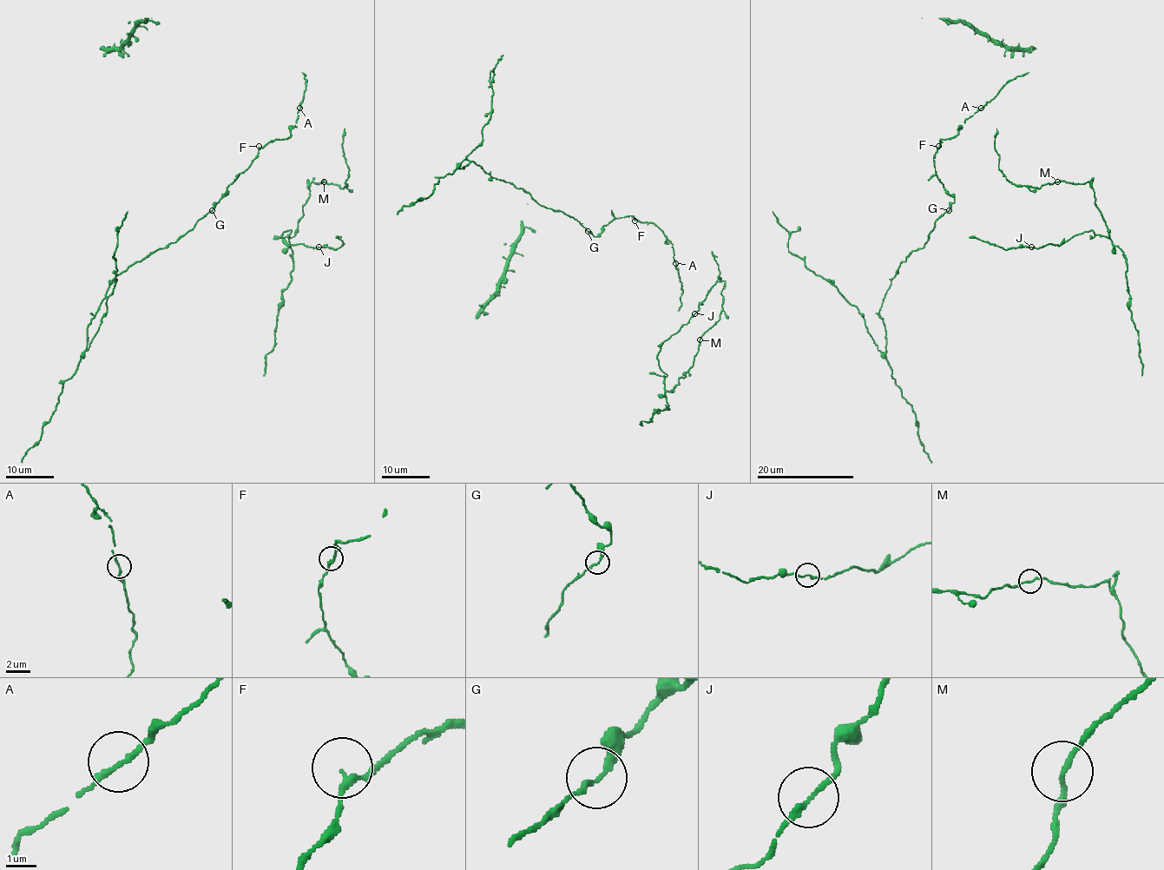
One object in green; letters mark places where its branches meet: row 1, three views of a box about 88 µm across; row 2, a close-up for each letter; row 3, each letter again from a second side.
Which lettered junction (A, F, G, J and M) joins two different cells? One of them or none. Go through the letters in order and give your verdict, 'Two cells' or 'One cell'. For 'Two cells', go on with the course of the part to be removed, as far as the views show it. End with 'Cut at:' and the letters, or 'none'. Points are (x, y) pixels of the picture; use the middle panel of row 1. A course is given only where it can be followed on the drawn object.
A: One cell
F: One cell
G: One cell
J: One cell
M: One cell
Cut at: none

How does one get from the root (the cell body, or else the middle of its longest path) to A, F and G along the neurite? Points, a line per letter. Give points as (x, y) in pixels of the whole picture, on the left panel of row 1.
A: (274, 140), (287, 139), (291, 135), (299, 108)
F: (274, 140), (262, 148), (259, 146)
G: (274, 140), (268, 141), (259, 151), (251, 164), (228, 186), (227, 194), (212, 210)

